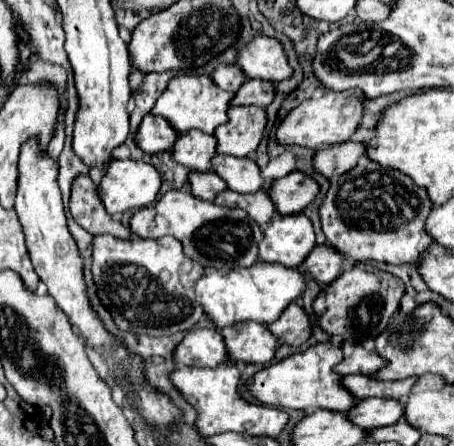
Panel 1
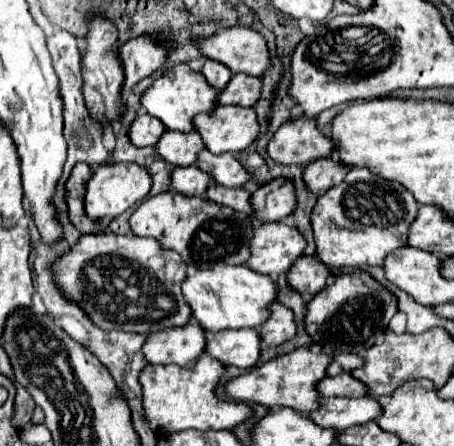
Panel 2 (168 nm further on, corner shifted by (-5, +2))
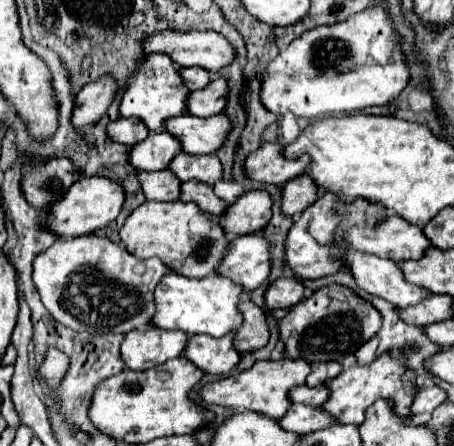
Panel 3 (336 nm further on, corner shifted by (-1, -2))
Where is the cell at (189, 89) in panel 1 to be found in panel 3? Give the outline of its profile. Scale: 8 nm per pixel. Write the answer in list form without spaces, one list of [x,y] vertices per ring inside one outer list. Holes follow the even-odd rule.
[[[147,54],[143,62],[129,74],[127,78],[127,88],[121,96],[121,106],[119,106],[119,116],[129,118],[135,116],[145,122],[145,126],[151,132],[163,132],[165,130],[165,120],[171,116],[179,116],[185,112],[185,98],[189,90],[185,88],[179,68],[171,62],[167,54]]]

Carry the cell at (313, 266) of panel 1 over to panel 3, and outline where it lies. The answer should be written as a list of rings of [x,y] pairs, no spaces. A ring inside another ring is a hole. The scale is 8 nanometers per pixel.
[[[283,276],[269,284],[269,288],[265,292],[265,306],[271,312],[275,312],[279,308],[291,308],[297,302],[301,302],[303,292],[305,292],[305,288],[299,280]]]

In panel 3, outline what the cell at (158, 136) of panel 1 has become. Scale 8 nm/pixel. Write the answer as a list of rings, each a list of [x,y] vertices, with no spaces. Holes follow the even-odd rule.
[[[117,118],[117,120],[111,120],[107,126],[107,136],[113,142],[125,144],[125,146],[133,146],[145,140],[147,134],[149,130],[145,130],[145,124],[139,122],[139,118]]]

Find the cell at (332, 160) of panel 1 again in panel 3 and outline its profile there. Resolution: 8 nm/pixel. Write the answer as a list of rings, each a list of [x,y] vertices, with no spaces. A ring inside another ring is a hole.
[[[301,174],[291,182],[287,182],[281,192],[283,192],[283,200],[281,200],[283,216],[295,218],[315,202],[317,186],[315,182],[311,182],[309,174]]]

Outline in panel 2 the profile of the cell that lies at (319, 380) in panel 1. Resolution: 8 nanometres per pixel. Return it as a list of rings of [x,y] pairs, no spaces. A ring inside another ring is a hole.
[[[297,348],[291,354],[277,356],[261,366],[255,366],[251,372],[233,378],[227,384],[227,396],[231,398],[245,398],[239,402],[257,402],[263,406],[289,406],[299,412],[309,414],[309,410],[317,410],[317,402],[321,394],[317,390],[319,380],[327,376],[327,366],[331,364],[329,354],[315,354],[309,348]]]

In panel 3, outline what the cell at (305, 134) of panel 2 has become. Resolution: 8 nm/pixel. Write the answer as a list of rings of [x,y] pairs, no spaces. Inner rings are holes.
[[[267,142],[255,152],[251,152],[243,164],[243,176],[263,184],[283,186],[285,182],[305,174],[309,166],[309,156],[287,160],[283,158],[283,146],[279,142]]]

